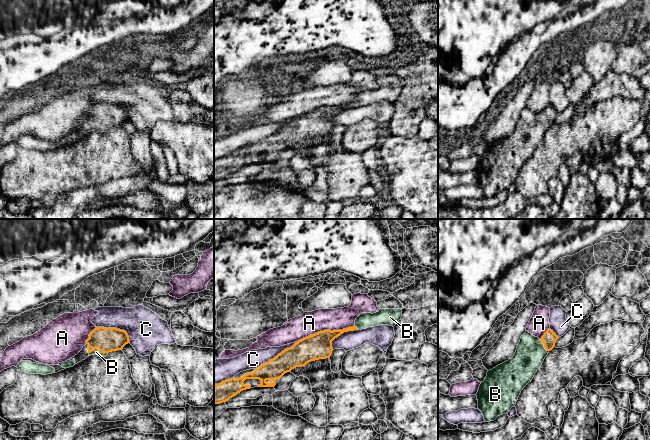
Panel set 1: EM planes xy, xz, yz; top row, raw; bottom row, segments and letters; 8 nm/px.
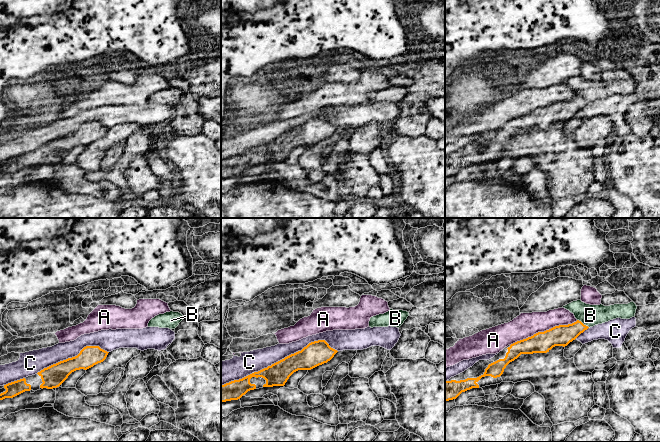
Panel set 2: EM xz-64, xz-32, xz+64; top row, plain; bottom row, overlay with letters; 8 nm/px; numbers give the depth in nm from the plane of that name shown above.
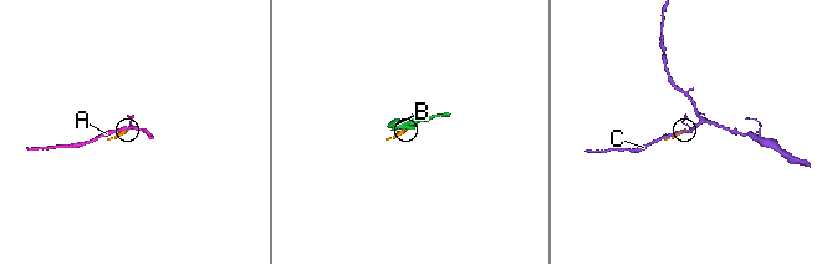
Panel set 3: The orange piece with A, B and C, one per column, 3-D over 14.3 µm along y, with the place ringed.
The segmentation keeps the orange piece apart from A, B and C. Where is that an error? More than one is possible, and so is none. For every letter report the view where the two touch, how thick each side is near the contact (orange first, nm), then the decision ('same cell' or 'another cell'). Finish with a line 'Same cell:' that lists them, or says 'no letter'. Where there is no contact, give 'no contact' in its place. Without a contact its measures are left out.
A: xz | 200/190 nm | another cell
B: xy | 190/50 nm | same cell
C: xz | 190/150 nm | another cell
Same cell: B

